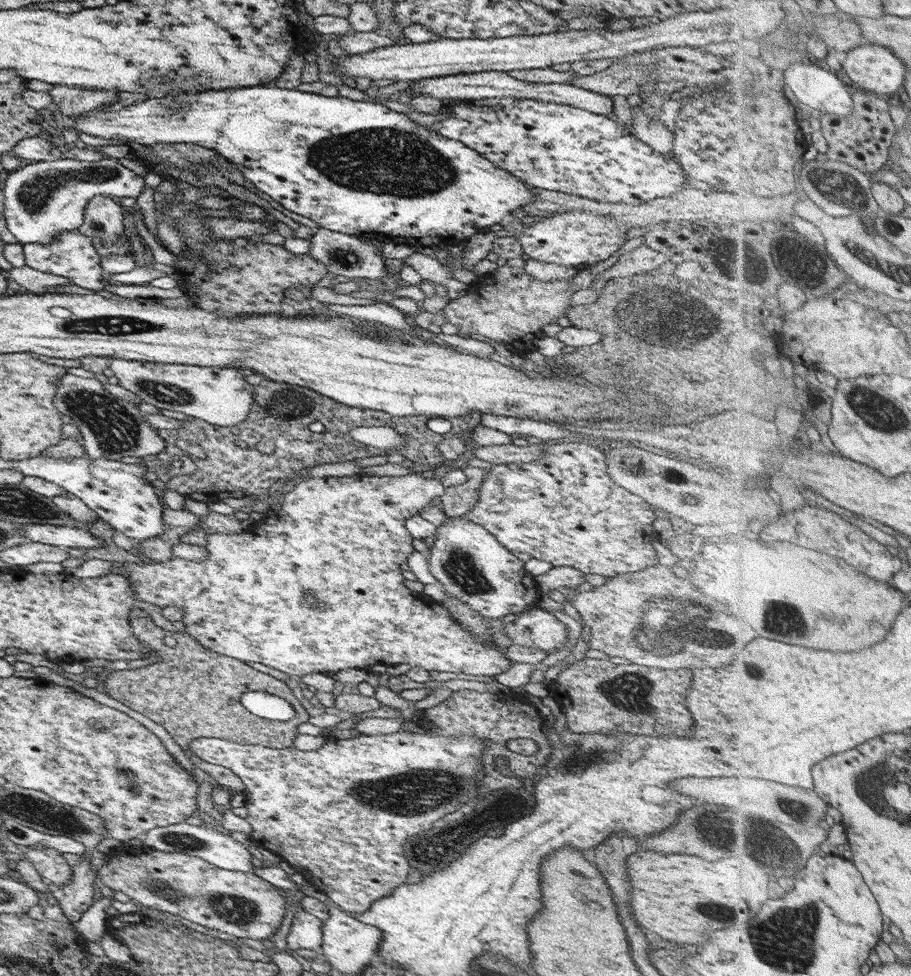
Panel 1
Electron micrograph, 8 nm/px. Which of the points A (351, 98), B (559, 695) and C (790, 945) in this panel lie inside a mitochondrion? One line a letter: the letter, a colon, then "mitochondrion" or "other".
A: other
B: other
C: mitochondrion

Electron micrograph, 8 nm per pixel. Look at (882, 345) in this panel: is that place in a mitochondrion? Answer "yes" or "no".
no

